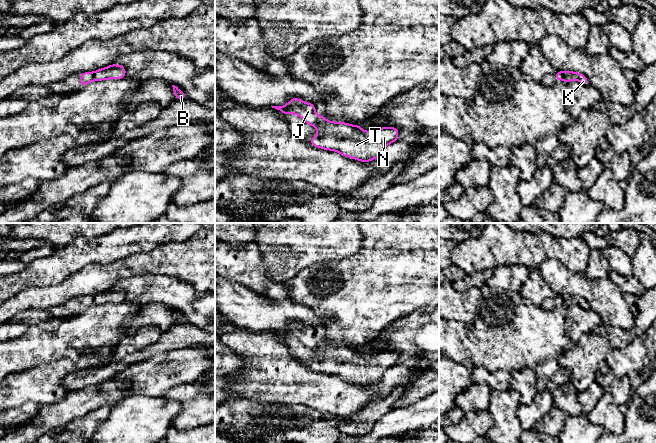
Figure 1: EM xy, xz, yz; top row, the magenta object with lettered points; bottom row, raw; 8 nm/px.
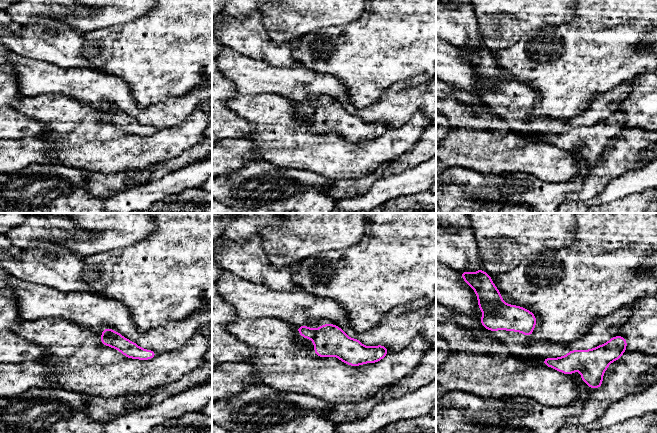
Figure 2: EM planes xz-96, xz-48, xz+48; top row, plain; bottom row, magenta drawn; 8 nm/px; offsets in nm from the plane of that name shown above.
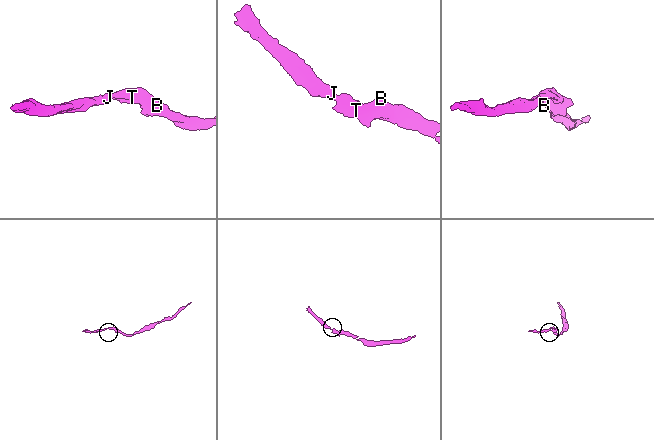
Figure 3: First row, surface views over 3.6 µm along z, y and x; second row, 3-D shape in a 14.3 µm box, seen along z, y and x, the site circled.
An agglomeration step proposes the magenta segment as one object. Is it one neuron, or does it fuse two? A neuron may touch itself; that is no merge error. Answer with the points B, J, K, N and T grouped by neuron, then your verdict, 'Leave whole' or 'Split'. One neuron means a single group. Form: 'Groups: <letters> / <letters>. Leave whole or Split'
Groups: B J K N T. Leave whole

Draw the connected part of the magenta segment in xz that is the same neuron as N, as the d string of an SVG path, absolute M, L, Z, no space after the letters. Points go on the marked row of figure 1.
M297 97L284 106L271 106L283 115L297 114L305 123L317 129L317 137L308 140L313 146L356 159L363 163L377 159L384 148L397 141L399 130L396 127L381 127L373 131L363 131L361 125L345 122L332 122L318 116L314 103L306 103Z

